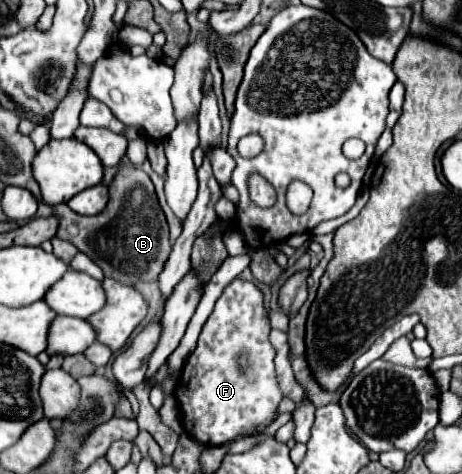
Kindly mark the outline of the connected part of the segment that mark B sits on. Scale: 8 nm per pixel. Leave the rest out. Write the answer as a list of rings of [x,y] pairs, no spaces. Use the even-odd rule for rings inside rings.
[[[124,156],[118,164],[118,172],[114,180],[110,182],[110,192],[120,196],[110,196],[110,204],[106,206],[106,212],[96,216],[76,216],[70,208],[64,210],[64,206],[54,206],[54,216],[58,208],[58,236],[62,240],[70,240],[78,250],[82,250],[86,256],[90,256],[104,272],[104,276],[114,278],[122,284],[134,286],[136,282],[154,280],[170,254],[168,244],[168,224],[164,218],[164,212],[160,208],[158,212],[158,198],[154,194],[154,184],[150,182],[148,174],[134,168],[134,164]]]

